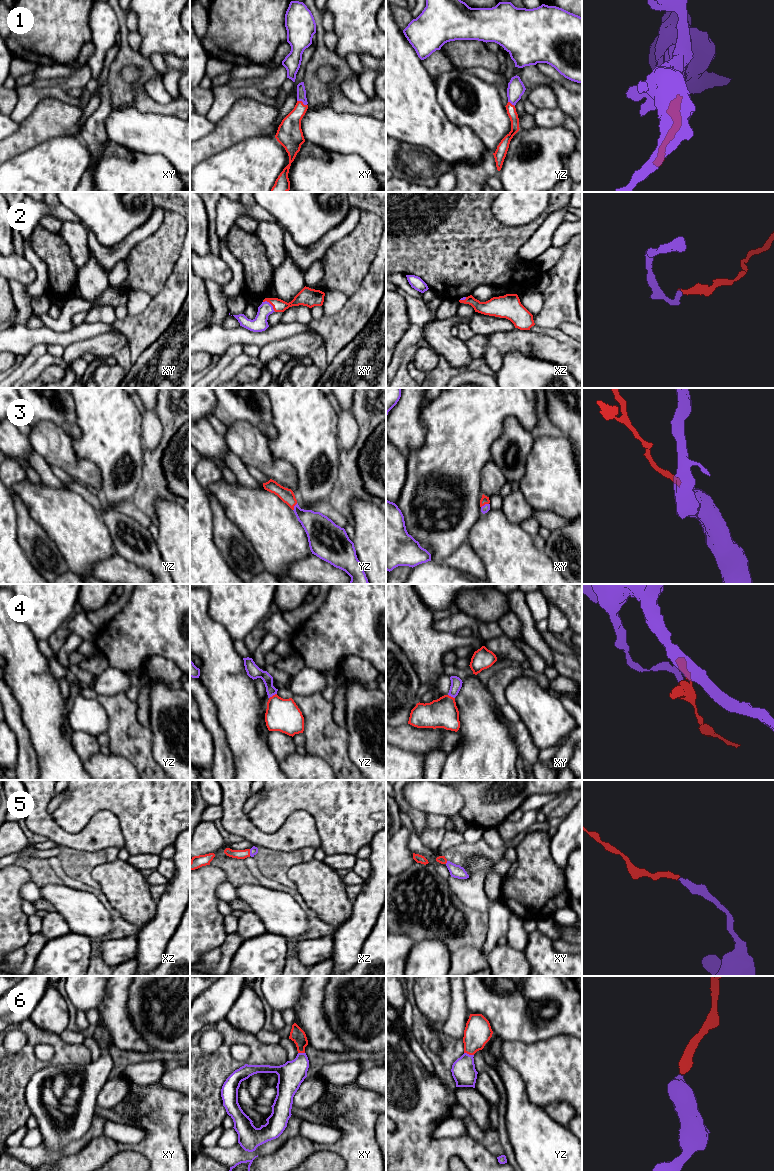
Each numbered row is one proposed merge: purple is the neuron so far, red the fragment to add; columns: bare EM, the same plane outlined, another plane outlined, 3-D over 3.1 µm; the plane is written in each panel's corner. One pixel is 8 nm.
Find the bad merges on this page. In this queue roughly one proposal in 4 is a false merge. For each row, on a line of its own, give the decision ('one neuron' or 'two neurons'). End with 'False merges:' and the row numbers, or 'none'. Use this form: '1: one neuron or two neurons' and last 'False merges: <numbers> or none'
1: one neuron
2: one neuron
3: one neuron
4: two neurons
5: one neuron
6: one neuron
False merges: 4

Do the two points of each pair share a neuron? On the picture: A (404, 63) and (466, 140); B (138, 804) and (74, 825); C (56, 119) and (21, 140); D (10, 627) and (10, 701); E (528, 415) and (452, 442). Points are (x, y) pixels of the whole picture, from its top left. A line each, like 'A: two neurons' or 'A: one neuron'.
A: one neuron
B: one neuron
C: one neuron
D: two neurons
E: one neuron

